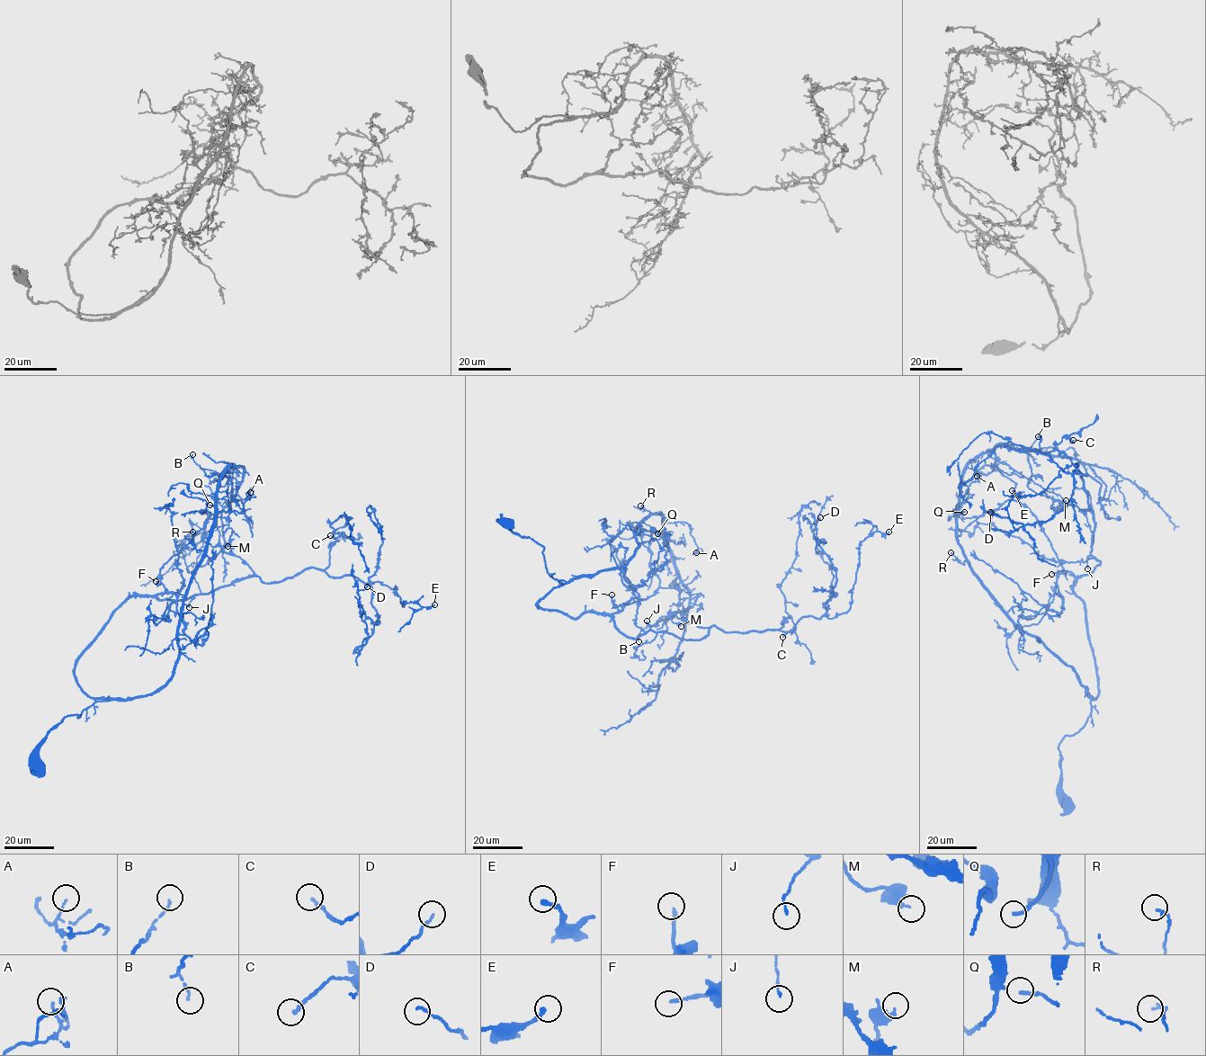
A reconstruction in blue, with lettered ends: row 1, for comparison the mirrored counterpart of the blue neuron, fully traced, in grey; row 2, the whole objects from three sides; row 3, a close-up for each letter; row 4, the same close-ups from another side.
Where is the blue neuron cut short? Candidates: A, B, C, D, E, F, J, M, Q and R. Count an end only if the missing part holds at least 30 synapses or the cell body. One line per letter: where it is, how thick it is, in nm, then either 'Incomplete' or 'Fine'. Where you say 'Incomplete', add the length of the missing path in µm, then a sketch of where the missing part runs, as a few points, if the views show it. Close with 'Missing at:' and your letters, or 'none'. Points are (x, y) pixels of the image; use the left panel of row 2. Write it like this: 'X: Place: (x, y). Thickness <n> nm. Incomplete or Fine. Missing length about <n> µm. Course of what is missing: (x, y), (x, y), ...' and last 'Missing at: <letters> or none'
A: Place: (250, 492). Thickness 80 nm. Fine
B: Place: (192, 454). Thickness 110 nm. Fine
C: Place: (330, 535). Thickness 180 nm. Fine
D: Place: (367, 586). Thickness 130 nm. Fine
E: Place: (434, 604). Thickness 240 nm. Fine
F: Place: (156, 581). Thickness 180 nm. Incomplete. Missing length about 35 µm. Course of what is missing: (156, 581), (140, 589), (125, 603), (120, 613), (122, 623)
J: Place: (189, 607). Thickness 110 nm. Fine
M: Place: (227, 546). Thickness 300 nm. Fine
Q: Place: (209, 505). Thickness 130 nm. Fine
R: Place: (192, 532). Thickness 150 nm. Fine
Missing at: F

